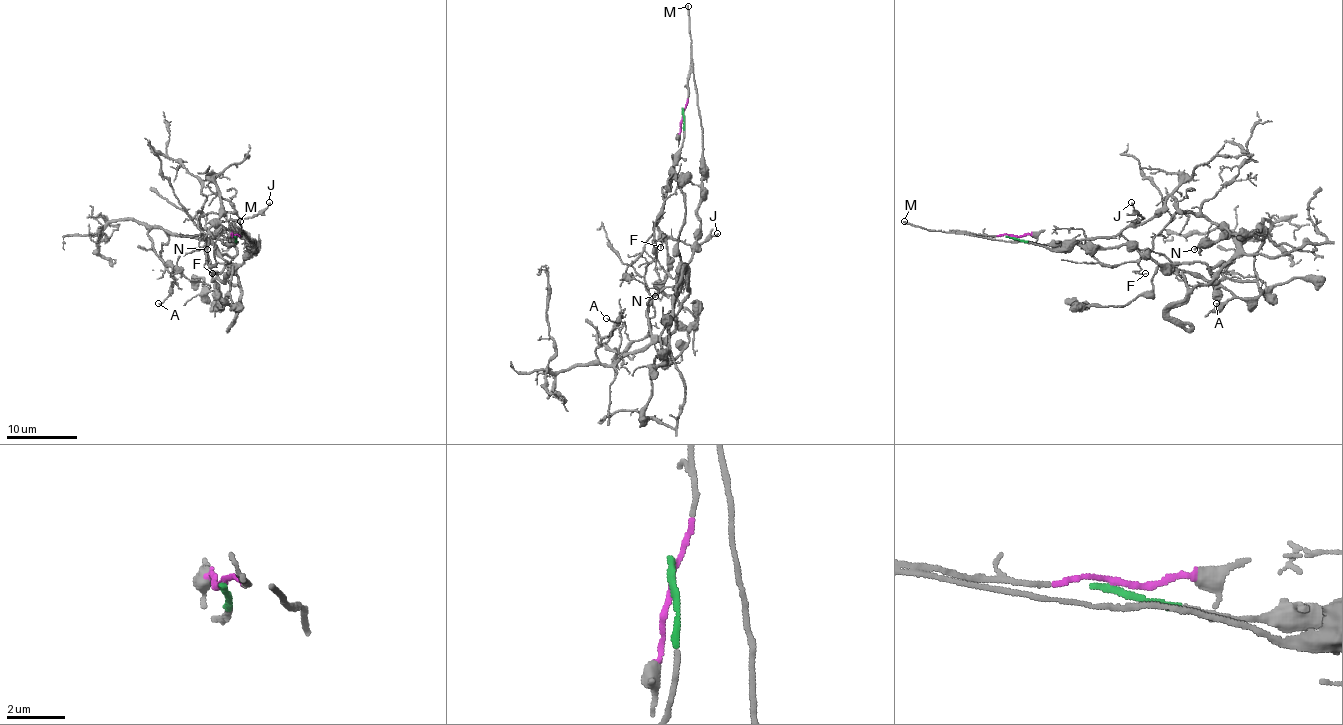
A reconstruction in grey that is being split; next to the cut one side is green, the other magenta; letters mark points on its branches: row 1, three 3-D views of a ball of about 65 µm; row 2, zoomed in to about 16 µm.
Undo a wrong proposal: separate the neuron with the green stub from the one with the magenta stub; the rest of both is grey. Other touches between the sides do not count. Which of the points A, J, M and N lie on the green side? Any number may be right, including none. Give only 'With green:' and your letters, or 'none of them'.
With green: J

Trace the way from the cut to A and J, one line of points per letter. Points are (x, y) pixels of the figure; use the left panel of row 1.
A: (234, 236), (255, 248), (227, 262), (223, 280), (211, 244), (151, 229), (172, 271), (158, 303)
J: (234, 236), (236, 243), (223, 243), (209, 229), (218, 221), (250, 218), (269, 202)

